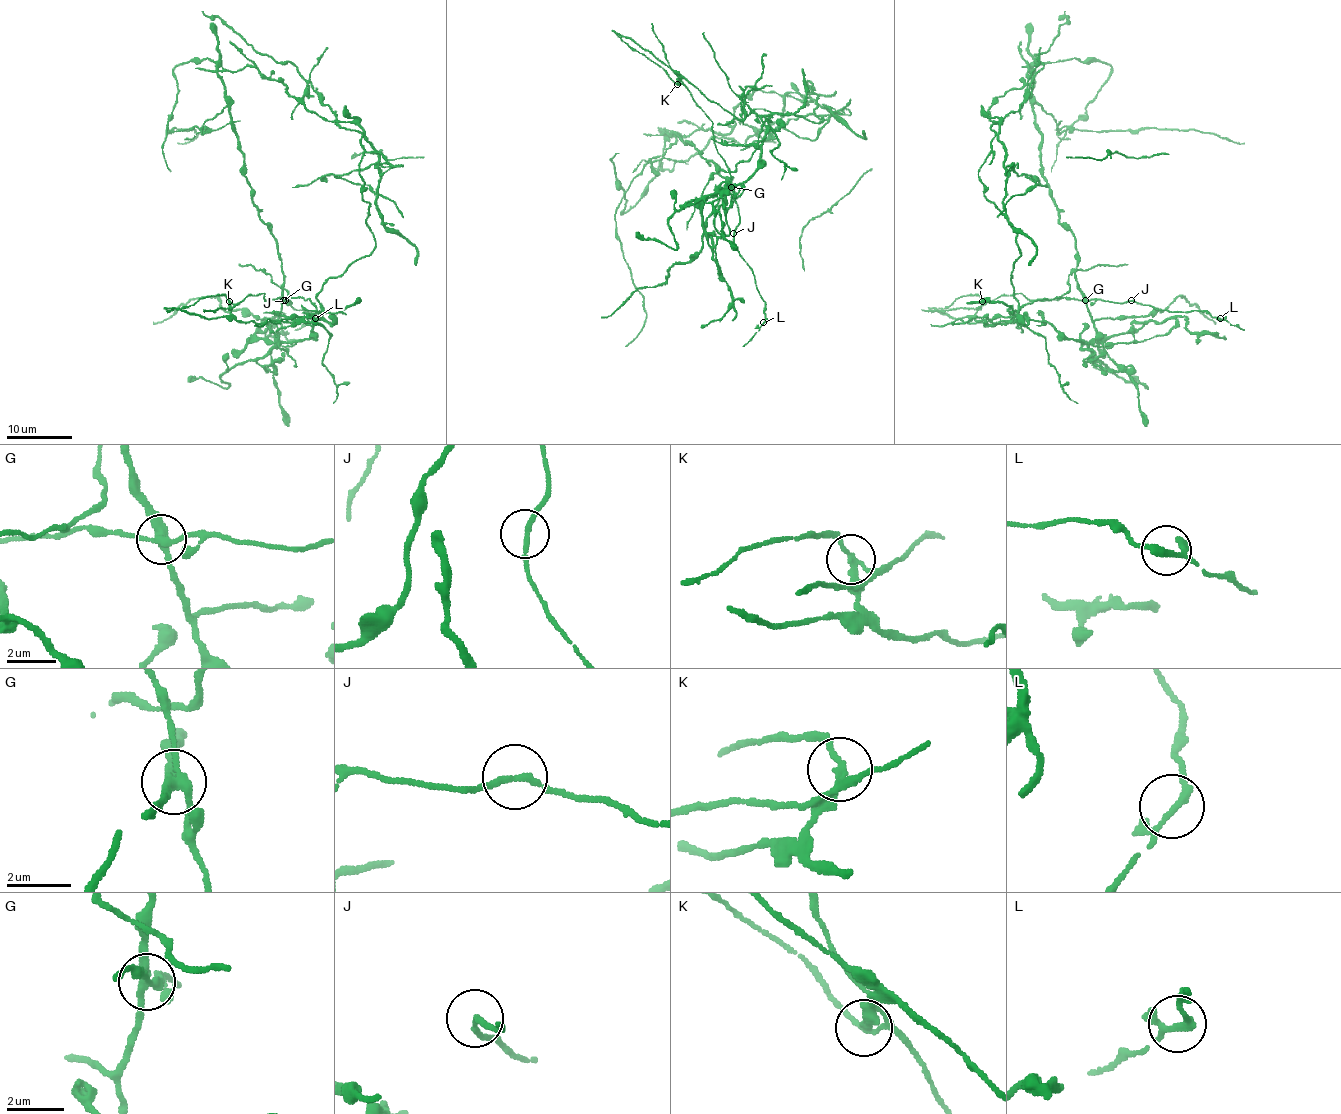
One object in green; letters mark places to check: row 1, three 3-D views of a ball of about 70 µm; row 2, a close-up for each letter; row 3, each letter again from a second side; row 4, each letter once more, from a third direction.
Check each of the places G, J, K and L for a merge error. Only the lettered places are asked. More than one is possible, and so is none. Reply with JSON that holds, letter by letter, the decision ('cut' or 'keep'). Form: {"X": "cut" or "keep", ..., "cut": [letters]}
{"G": "cut", "J": "keep", "K": "cut", "L": "keep", "cut": ["G", "K"]}

